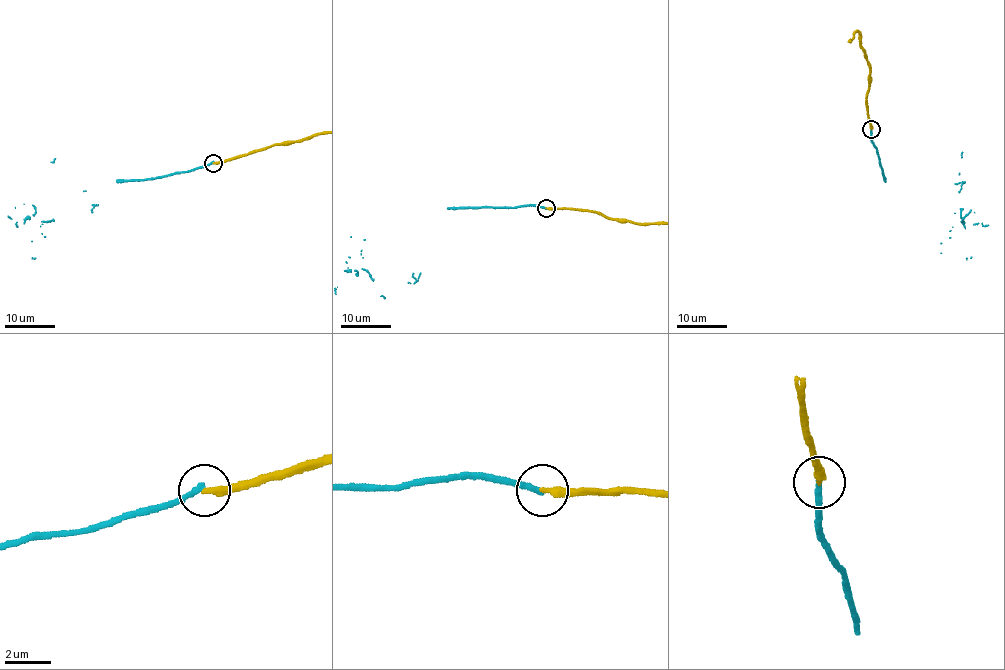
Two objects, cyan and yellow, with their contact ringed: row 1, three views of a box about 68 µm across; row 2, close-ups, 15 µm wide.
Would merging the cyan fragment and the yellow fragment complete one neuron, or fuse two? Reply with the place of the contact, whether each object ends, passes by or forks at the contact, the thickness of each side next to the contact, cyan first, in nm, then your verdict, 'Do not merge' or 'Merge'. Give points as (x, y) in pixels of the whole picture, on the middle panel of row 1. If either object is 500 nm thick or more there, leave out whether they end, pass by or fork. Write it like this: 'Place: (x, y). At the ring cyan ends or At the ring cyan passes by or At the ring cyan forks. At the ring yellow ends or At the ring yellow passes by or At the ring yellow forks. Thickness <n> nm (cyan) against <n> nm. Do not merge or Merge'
Place: (546, 208). At the ring cyan ends. At the ring yellow ends. Thickness 260 nm (cyan) against 320 nm. Do not merge

